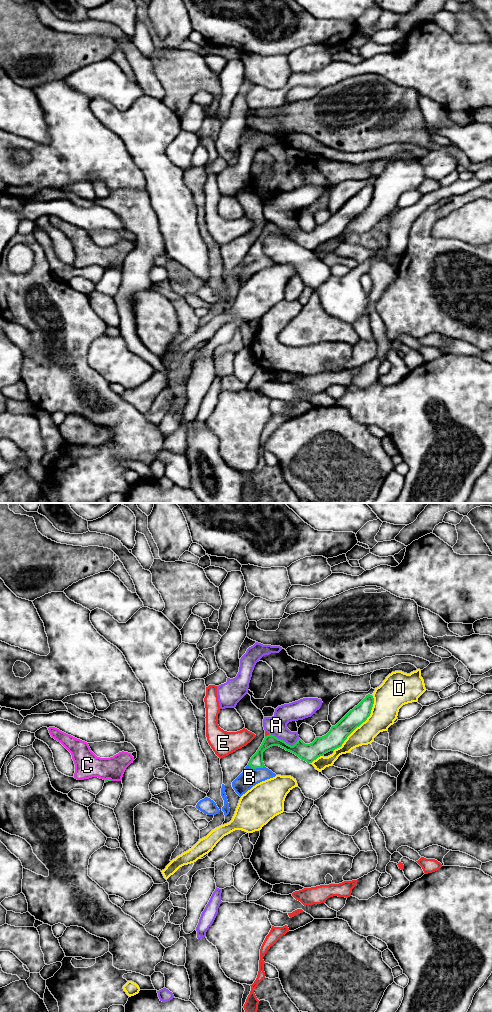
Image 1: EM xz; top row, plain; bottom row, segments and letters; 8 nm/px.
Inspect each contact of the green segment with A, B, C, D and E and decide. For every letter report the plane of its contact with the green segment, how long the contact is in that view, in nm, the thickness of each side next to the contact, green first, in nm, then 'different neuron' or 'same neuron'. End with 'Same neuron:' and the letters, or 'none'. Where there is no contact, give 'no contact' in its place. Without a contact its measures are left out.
A: xz | 260 nm | 140/160 nm | different neuron
B: xz | 140 nm | 110/150 nm | same neuron
C: xz | 60 nm | 20/200 nm | different neuron
D: xz | 550 nm | 150/220 nm | different neuron
E: xz | 40 nm | 110/20 nm | different neuron
Same neuron: B

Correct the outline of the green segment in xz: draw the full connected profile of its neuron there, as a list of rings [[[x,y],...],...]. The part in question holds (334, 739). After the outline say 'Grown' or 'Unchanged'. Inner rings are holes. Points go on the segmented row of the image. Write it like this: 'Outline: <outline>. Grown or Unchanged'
Outline: [[[366,695],[357,706],[350,710],[335,726],[332,726],[326,735],[316,737],[310,744],[305,744],[299,738],[291,746],[274,735],[265,736],[261,746],[251,757],[243,772],[232,782],[233,789],[241,797],[256,784],[276,776],[265,767],[263,762],[263,752],[272,746],[279,746],[307,763],[312,763],[318,757],[341,747],[347,737],[370,716],[373,704],[373,696]]]. Grown

